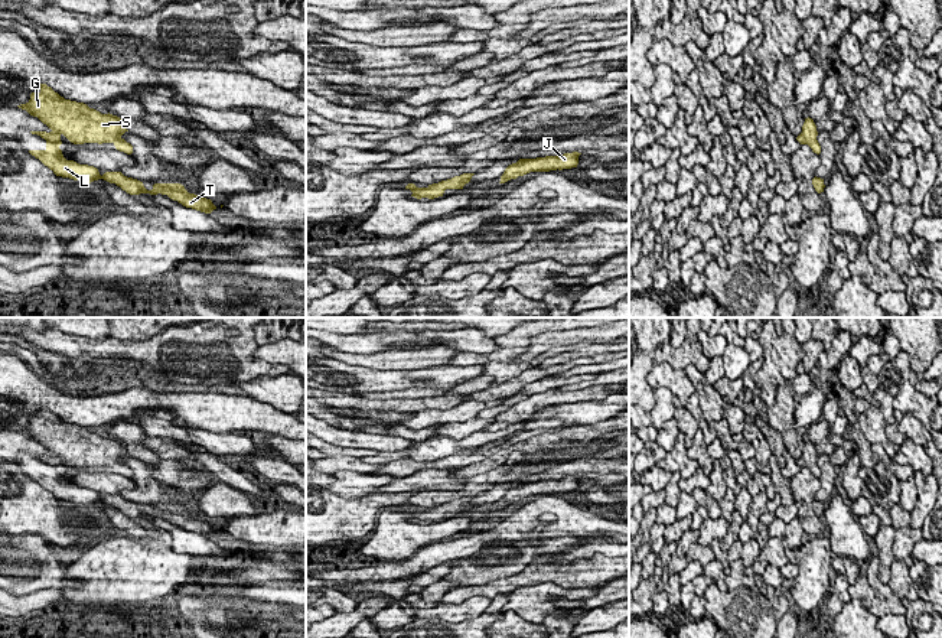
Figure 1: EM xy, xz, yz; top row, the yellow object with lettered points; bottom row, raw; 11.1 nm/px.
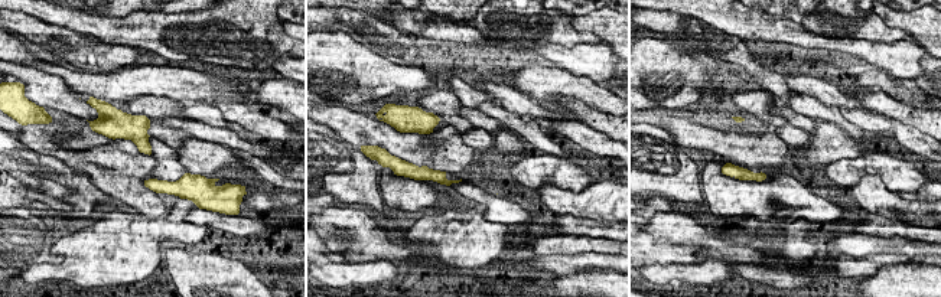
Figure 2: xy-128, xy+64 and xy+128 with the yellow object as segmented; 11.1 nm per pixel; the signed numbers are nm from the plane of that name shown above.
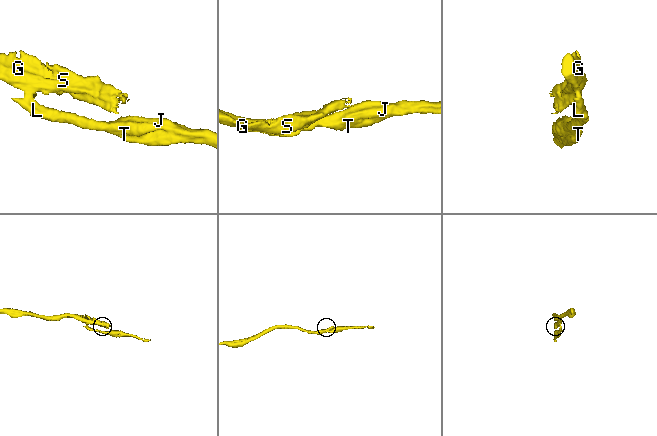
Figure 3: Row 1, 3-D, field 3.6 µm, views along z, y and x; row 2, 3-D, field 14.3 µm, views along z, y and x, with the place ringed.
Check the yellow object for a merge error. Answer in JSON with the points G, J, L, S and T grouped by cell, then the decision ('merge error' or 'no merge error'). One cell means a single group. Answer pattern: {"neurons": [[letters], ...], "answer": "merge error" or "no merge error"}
{"neurons": [["G", "L", "S"], ["J", "T"]], "answer": "merge error"}

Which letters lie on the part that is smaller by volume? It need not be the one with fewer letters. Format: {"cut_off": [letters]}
{"cut_off": ["J", "T"]}

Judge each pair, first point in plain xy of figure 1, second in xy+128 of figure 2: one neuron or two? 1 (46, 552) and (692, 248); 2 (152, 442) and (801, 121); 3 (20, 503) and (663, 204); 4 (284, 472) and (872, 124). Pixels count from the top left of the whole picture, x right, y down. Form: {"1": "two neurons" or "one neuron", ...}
{"1": "two neurons", "2": "one neuron", "3": "two neurons", "4": "one neuron"}

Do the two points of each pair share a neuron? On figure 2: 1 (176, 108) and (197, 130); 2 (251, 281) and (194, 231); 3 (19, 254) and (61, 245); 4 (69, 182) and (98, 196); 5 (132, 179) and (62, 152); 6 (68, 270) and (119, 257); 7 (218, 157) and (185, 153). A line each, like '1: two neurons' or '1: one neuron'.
1: two neurons
2: two neurons
3: two neurons
4: one neuron
5: one neuron
6: one neuron
7: one neuron

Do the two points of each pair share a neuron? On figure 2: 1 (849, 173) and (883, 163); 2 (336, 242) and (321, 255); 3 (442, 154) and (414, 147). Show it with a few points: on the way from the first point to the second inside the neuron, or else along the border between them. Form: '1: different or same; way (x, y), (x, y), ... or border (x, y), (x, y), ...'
1: same; way (858, 167), (875, 163)
2: different; border (321, 238), (332, 250), (351, 250), (354, 253)
3: same; way (435, 154), (422, 154)

